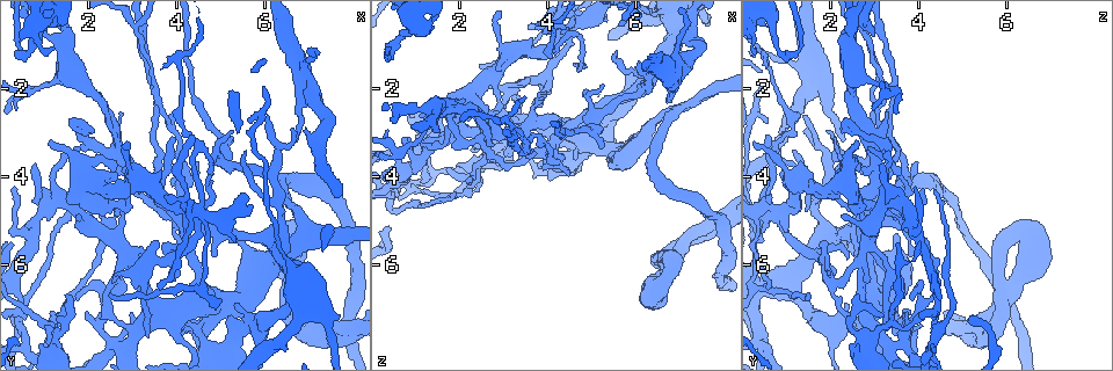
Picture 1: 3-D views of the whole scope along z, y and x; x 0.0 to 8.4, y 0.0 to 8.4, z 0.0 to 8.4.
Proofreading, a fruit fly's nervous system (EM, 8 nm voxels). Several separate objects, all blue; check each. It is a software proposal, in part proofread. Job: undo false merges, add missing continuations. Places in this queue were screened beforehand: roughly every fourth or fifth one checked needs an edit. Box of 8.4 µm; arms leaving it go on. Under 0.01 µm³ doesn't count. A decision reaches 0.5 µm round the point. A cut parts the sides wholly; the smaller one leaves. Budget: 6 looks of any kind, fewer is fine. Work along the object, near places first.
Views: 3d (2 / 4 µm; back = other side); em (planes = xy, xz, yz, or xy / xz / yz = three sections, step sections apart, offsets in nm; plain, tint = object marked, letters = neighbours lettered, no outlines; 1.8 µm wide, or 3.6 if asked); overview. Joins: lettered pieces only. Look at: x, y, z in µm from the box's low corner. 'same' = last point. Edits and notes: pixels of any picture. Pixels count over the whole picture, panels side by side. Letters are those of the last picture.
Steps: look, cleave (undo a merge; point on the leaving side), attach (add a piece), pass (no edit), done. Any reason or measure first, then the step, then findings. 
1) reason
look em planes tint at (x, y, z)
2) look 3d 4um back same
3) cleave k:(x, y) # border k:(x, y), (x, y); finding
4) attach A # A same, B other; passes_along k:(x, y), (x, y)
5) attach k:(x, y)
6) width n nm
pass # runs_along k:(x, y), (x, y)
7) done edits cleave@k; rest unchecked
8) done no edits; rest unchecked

free end
look em planes letters at (6.95, 2.85, 1.00)

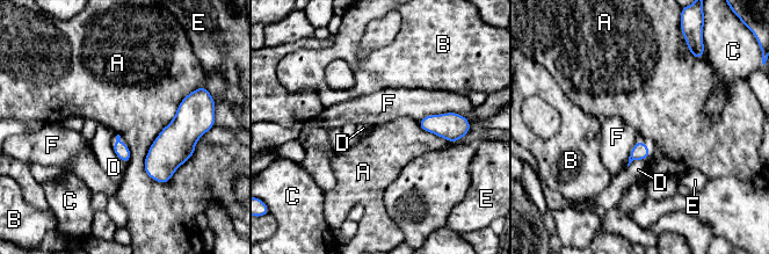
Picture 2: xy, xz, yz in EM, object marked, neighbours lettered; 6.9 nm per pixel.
pass # A other, B other, C other, D other, E other, F other; border 2:(178, 107), (144, 162), (159, 183); no lettered piece goes on from it

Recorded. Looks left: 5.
touches itself
look em planes letters at (4.30, 4.60, 0.60)

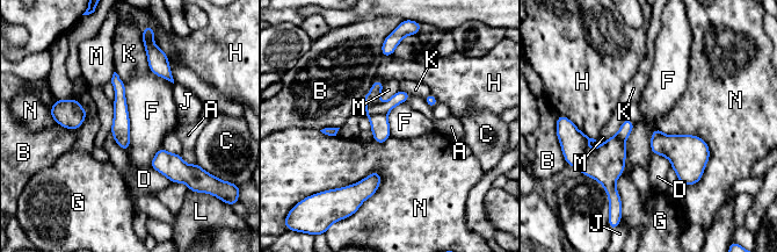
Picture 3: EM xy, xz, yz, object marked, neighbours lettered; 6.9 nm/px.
pass # A other, B other, C other, D other, F other, G other, H other, J other, K other, L other, M other, N other; continuous, no second cell

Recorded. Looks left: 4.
arms run side by side
look 3d 4um at (0.95, 7.95, 4.20)

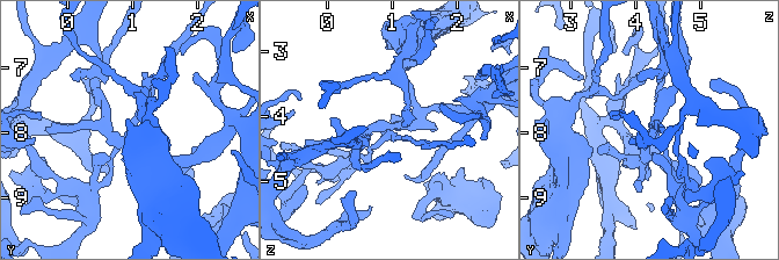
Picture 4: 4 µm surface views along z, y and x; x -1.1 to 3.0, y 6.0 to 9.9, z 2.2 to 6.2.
look em planes tint same

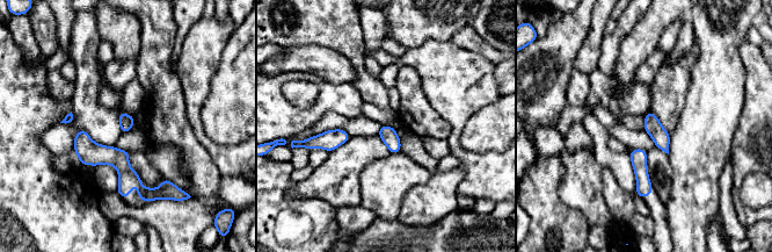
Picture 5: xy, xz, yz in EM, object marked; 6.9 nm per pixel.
what lies round it
look em planes letters same

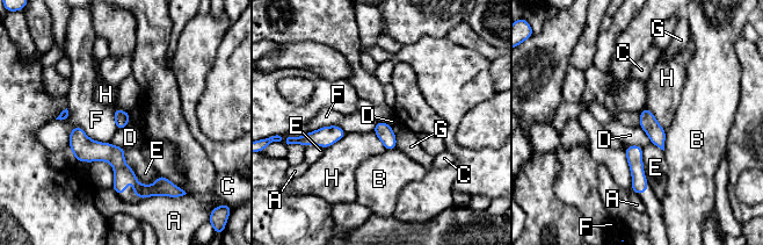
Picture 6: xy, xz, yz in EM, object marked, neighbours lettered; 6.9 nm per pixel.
pass # A other, B other, C other, D other, E other, F other, G other, H other; border 6:(639, 125), (651, 142); continuous, no second cell

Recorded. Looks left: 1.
done no edits; rest unchecked

